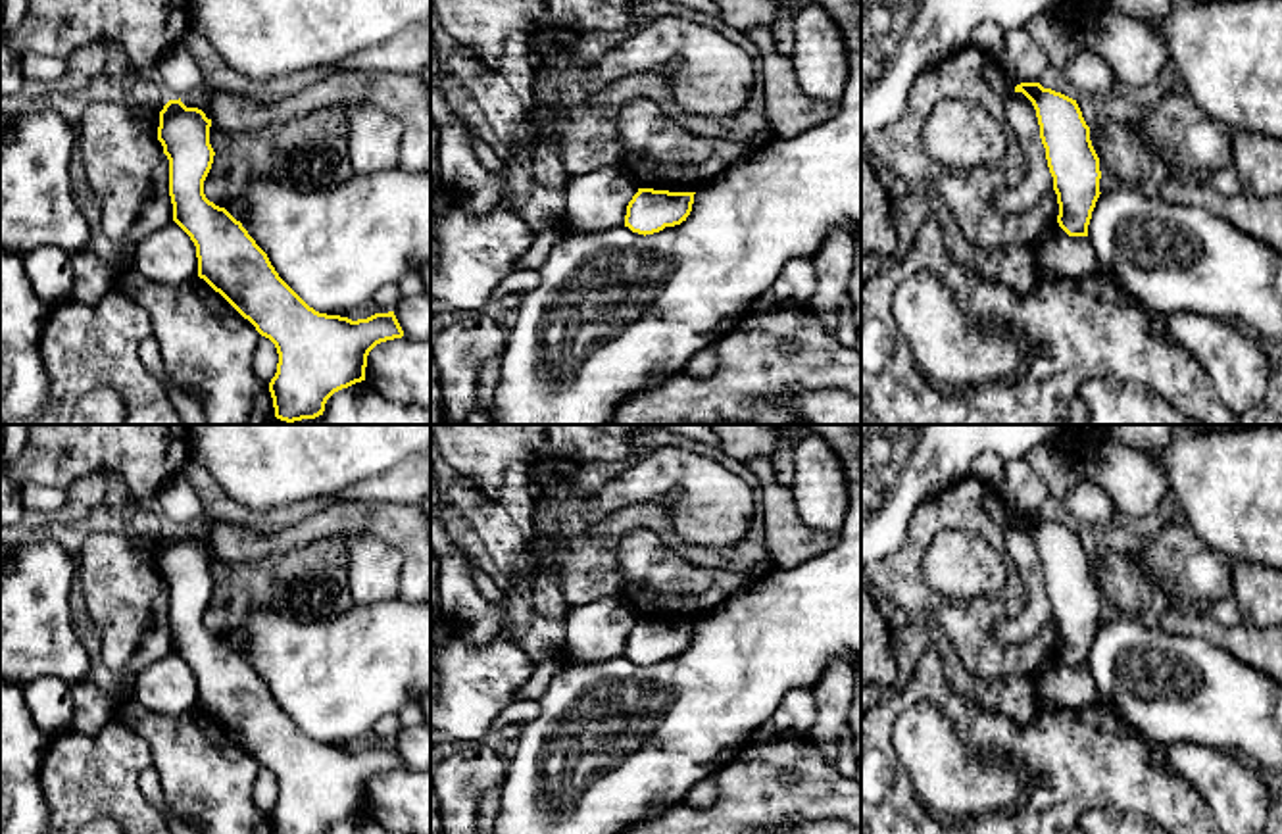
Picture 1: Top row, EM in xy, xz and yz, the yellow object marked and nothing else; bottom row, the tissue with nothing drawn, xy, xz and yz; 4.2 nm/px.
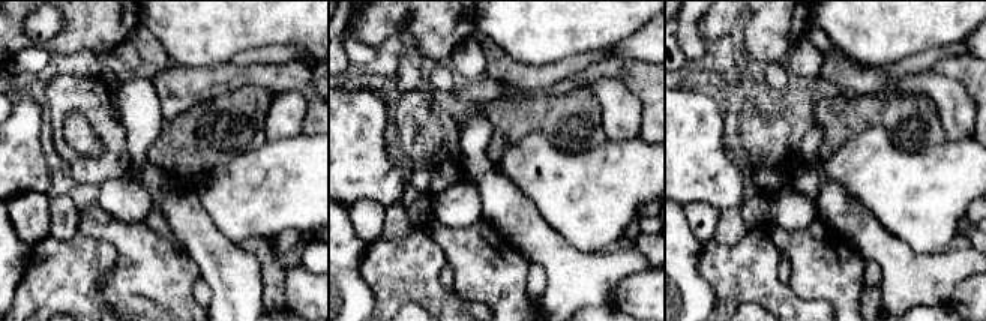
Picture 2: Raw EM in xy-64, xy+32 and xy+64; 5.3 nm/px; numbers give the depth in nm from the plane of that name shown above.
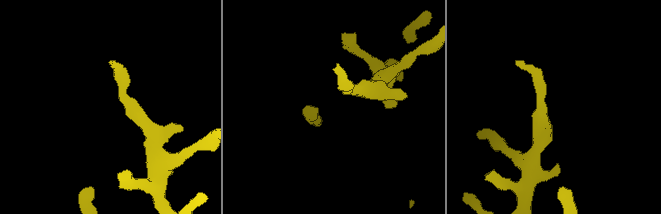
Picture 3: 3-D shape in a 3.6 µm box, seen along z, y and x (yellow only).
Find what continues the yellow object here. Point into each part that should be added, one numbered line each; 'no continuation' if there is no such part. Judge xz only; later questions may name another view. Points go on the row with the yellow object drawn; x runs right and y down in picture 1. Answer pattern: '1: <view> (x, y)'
no continuation

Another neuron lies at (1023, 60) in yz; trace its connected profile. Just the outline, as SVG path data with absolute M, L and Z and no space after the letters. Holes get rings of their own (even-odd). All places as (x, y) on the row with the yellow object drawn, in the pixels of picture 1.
M1024 27L1005 33L1005 50L998 61L1015 85L1038 83L1040 75L1049 65L1044 50L1034 42Z

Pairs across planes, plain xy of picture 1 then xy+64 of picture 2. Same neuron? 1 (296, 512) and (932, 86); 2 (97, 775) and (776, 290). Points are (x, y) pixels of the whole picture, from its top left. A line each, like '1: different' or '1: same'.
1: different
2: same

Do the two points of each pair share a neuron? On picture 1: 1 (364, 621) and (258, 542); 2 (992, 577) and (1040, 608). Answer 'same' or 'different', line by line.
1: different
2: different

